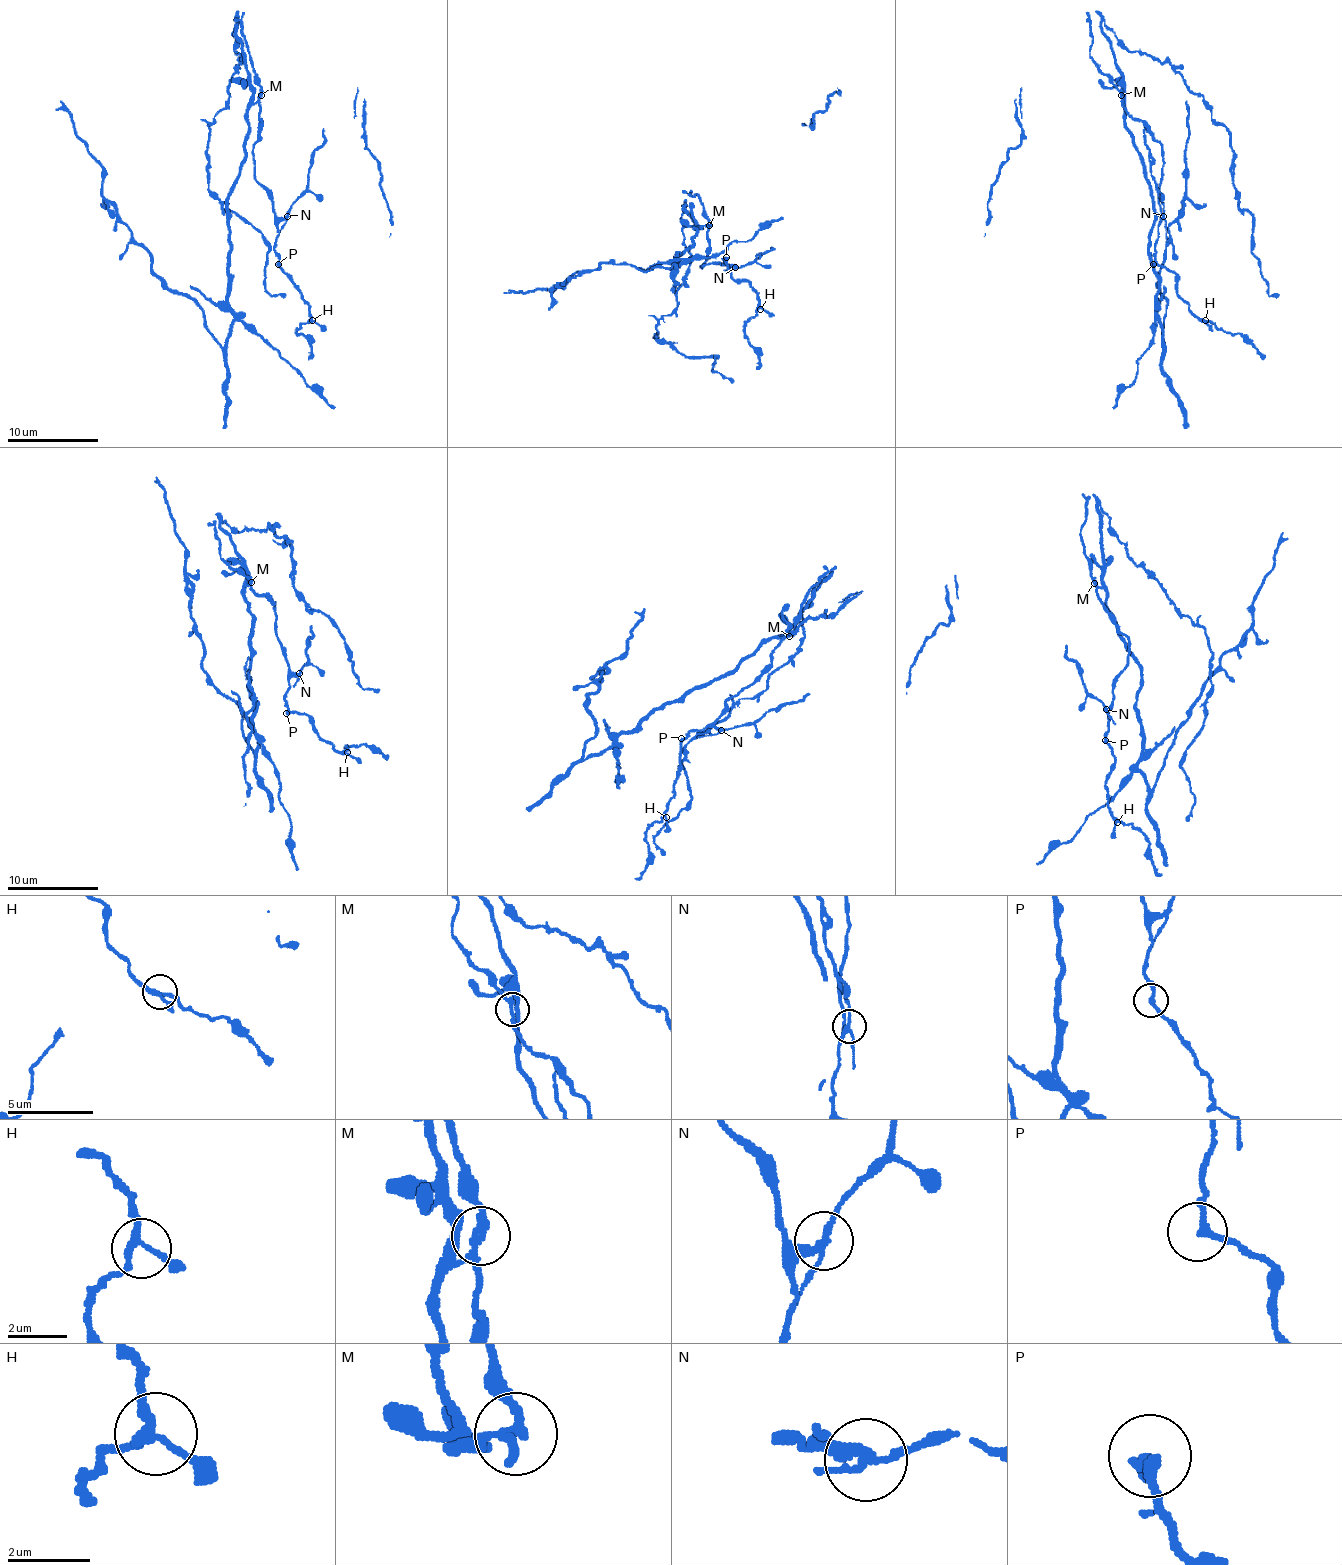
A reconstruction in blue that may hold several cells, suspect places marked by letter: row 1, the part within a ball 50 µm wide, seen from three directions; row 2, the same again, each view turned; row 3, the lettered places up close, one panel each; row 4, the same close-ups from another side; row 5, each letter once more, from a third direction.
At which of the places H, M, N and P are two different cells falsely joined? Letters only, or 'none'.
M, N

